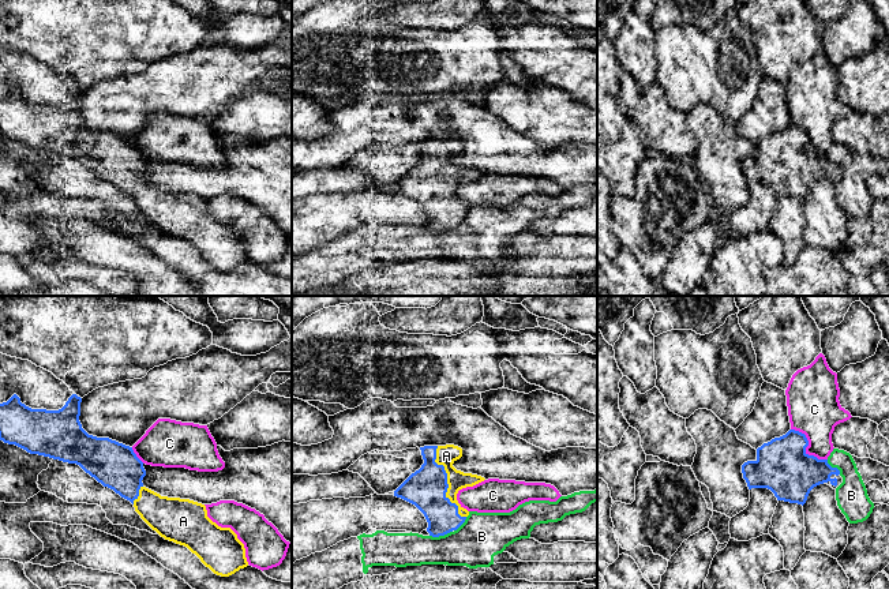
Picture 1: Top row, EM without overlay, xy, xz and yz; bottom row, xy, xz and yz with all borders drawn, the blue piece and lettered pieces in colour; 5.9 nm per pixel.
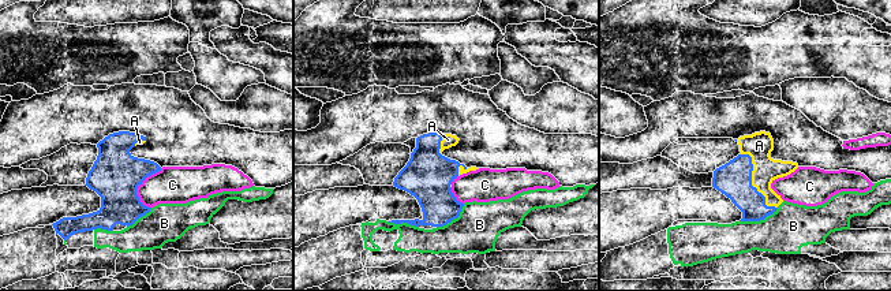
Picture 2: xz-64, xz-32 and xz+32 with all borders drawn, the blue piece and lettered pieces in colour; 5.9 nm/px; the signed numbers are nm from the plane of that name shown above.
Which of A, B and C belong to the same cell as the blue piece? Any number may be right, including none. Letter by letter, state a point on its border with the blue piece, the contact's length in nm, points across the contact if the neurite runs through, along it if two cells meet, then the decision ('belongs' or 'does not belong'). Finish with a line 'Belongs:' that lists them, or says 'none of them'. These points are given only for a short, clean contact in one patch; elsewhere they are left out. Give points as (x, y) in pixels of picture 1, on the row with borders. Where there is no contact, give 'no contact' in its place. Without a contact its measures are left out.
A: meets blue in xz at (446, 483); contact 460 nm long; belongs
B: meets blue in xz at (441, 535); contact 140 nm long; does not belong
C: meets blue in yz at (806, 446); contact 280 nm long; does not belong
Belongs: A

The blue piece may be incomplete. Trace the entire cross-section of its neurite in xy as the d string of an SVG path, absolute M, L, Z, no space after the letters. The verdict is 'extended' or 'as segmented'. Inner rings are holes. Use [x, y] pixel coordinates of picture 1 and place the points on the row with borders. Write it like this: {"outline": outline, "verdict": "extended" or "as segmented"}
{"outline": "M14 394L7 402L0 404L0 440L15 444L30 454L38 454L68 464L79 465L86 473L94 477L104 487L113 489L121 498L130 500L140 518L161 537L187 547L214 574L229 577L248 566L244 544L230 528L221 528L207 517L206 506L190 499L168 498L146 488L142 483L146 476L143 462L136 457L132 447L112 440L89 435L79 421L82 398L72 394L59 410L31 409L20 402Z", "verdict": "extended"}

